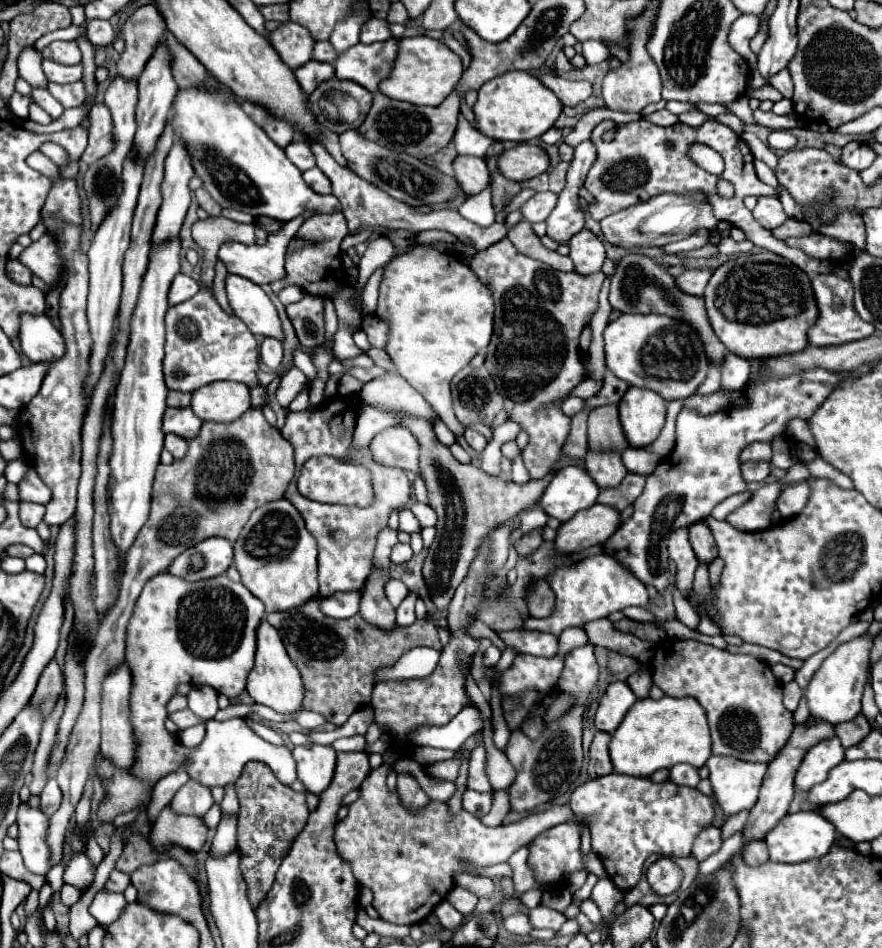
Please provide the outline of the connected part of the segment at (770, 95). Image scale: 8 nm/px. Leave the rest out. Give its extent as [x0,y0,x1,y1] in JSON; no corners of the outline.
[752,85,782,103]

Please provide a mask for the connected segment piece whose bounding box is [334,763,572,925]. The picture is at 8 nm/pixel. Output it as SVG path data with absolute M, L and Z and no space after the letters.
M384 763L378 769L372 769L368 773L368 777L362 781L358 789L360 797L348 807L348 815L336 823L336 831L334 831L334 843L336 843L338 855L350 863L358 883L372 889L374 893L372 905L378 911L380 919L388 923L396 923L396 925L422 923L434 911L434 907L452 891L456 873L468 873L472 877L480 877L476 869L508 861L516 849L520 849L522 845L528 845L542 831L558 823L564 823L572 817L572 811L568 805L558 805L544 813L528 815L526 819L518 823L500 825L492 829L482 825L478 817L474 817L472 813L464 809L460 813L452 813L446 801L430 801L426 809L418 809L418 813L410 813L410 809L402 805L398 791L388 791L387 777L392 767Z

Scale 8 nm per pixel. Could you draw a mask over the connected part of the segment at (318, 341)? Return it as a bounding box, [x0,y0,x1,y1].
[286,297,324,347]

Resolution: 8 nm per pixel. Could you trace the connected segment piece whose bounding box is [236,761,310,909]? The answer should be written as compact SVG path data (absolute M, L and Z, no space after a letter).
M250 763L236 781L236 795L242 797L238 813L238 853L240 853L240 871L248 887L248 901L256 909L270 891L274 875L286 857L294 837L304 829L308 821L306 793L296 793L290 787L282 785L270 769L262 763Z

